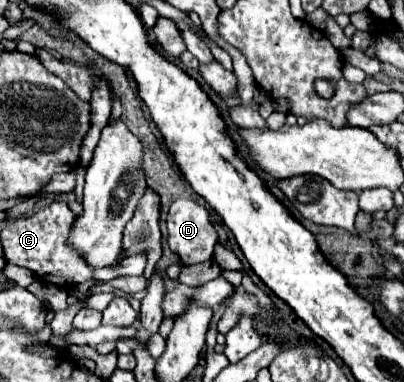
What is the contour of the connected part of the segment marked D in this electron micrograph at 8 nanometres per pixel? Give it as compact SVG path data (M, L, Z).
M174 200L166 224L168 246L184 264L198 264L212 258L218 232L202 204L194 200Z

